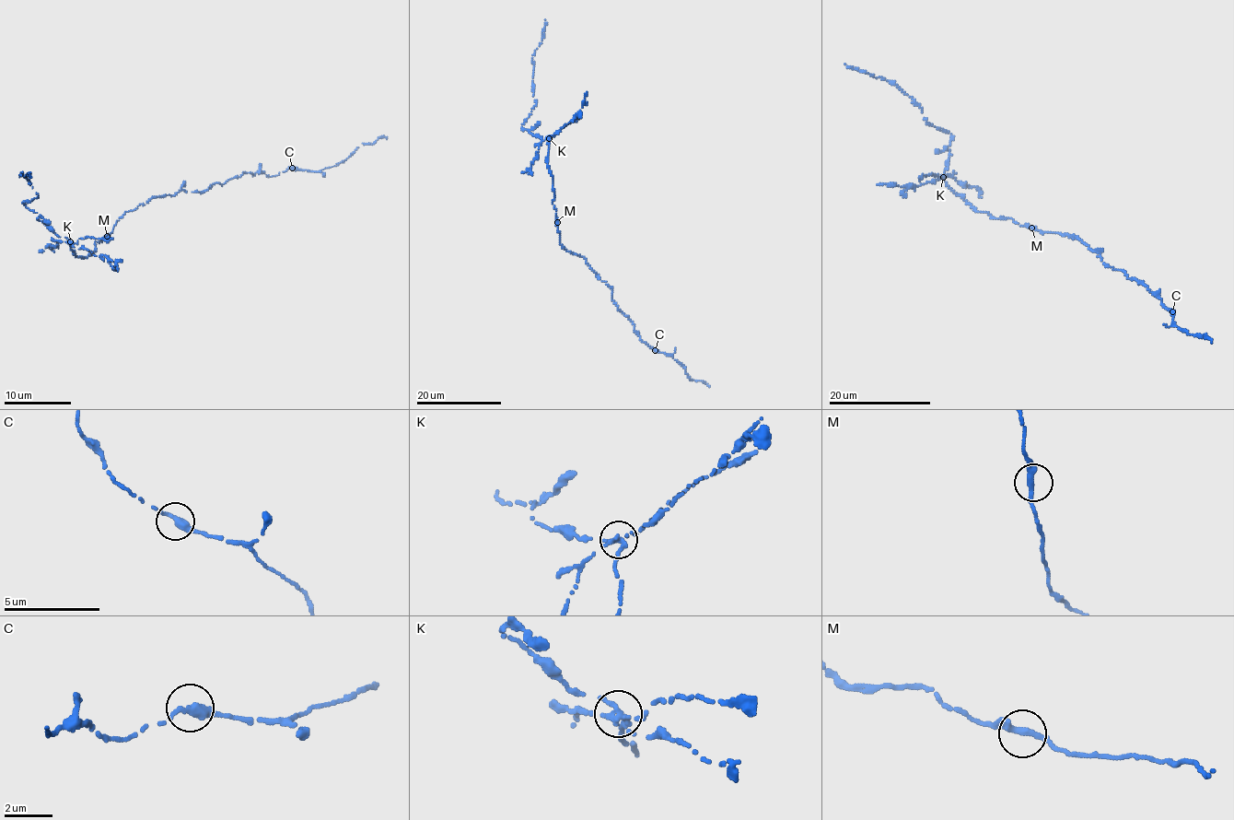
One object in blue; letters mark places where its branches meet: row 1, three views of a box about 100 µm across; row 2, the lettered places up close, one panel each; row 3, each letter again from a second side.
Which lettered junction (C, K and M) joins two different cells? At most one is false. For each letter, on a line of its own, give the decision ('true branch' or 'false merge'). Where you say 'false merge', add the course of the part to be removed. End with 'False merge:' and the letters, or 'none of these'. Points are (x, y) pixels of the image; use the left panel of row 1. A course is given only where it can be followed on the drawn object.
C: true branch
K: false merge | (70, 241), (99, 257), (104, 255), (116, 262), (118, 270)
M: true branch
False merge: K

